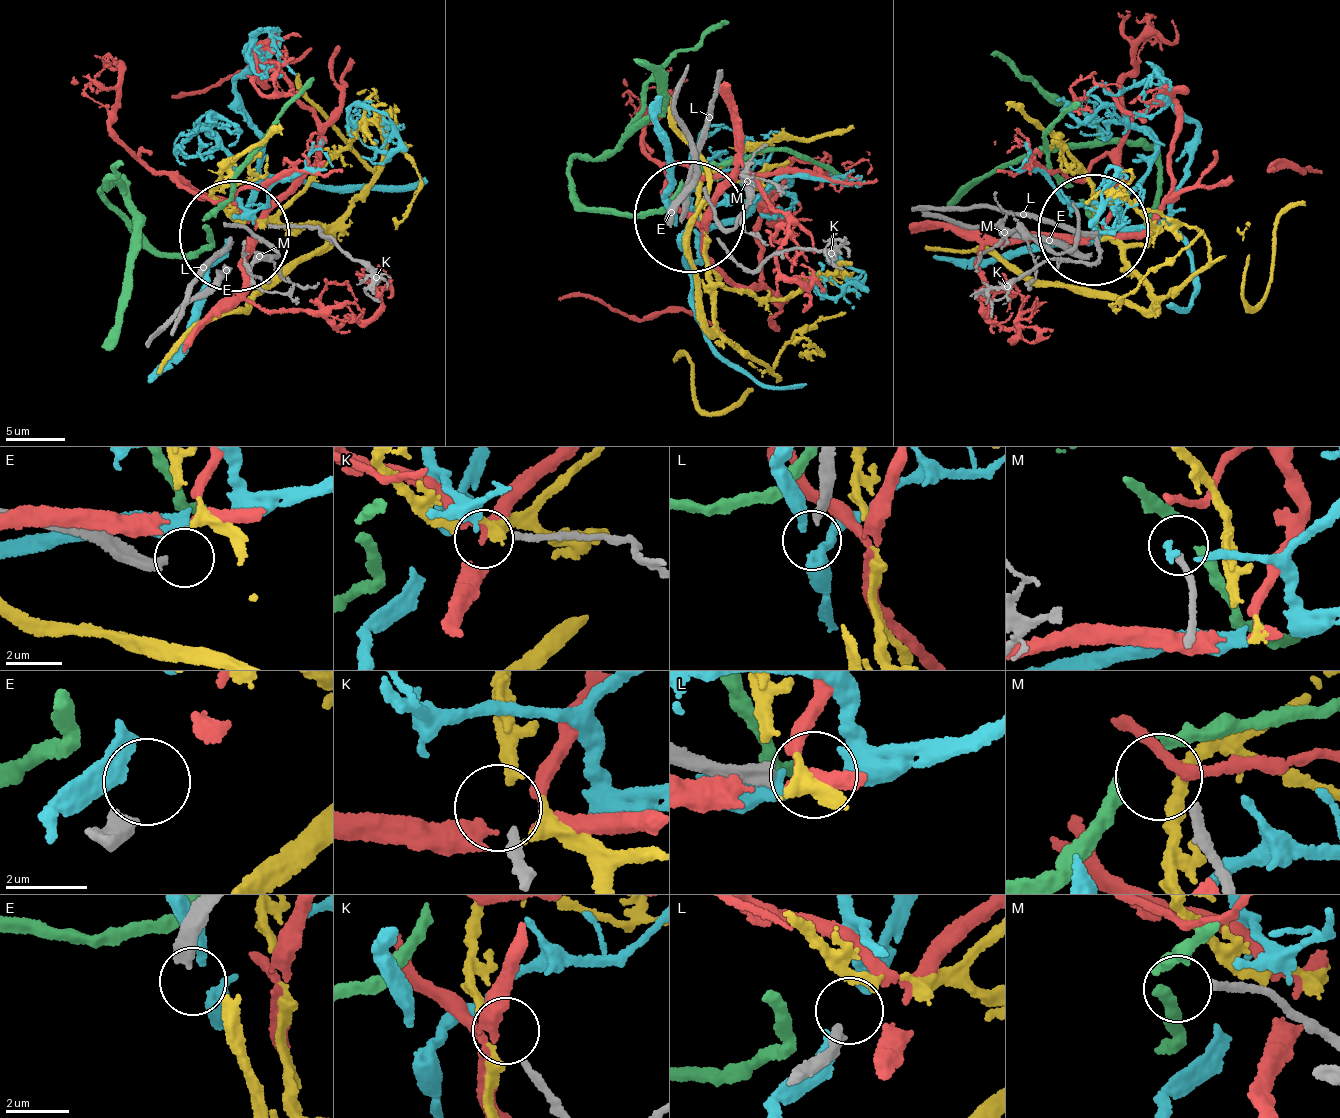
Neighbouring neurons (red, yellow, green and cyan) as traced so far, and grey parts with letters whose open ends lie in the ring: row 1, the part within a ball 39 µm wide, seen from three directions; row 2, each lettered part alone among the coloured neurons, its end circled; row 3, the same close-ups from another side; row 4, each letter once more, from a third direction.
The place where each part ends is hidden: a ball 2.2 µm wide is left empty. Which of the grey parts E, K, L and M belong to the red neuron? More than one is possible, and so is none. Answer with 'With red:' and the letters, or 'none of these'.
With red: none of these

